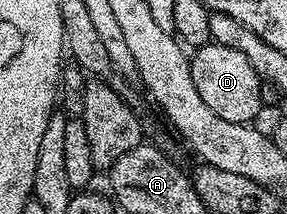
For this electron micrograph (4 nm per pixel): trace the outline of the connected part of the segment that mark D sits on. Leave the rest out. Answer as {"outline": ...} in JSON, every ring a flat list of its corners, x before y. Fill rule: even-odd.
{"outline":[[213,42,193,49,190,73,196,91,200,93,200,98,204,98,204,106,210,107,228,122,253,125,256,114,262,109,264,81,256,74,252,62,240,54,240,50,232,50,232,46,220,46]]}

